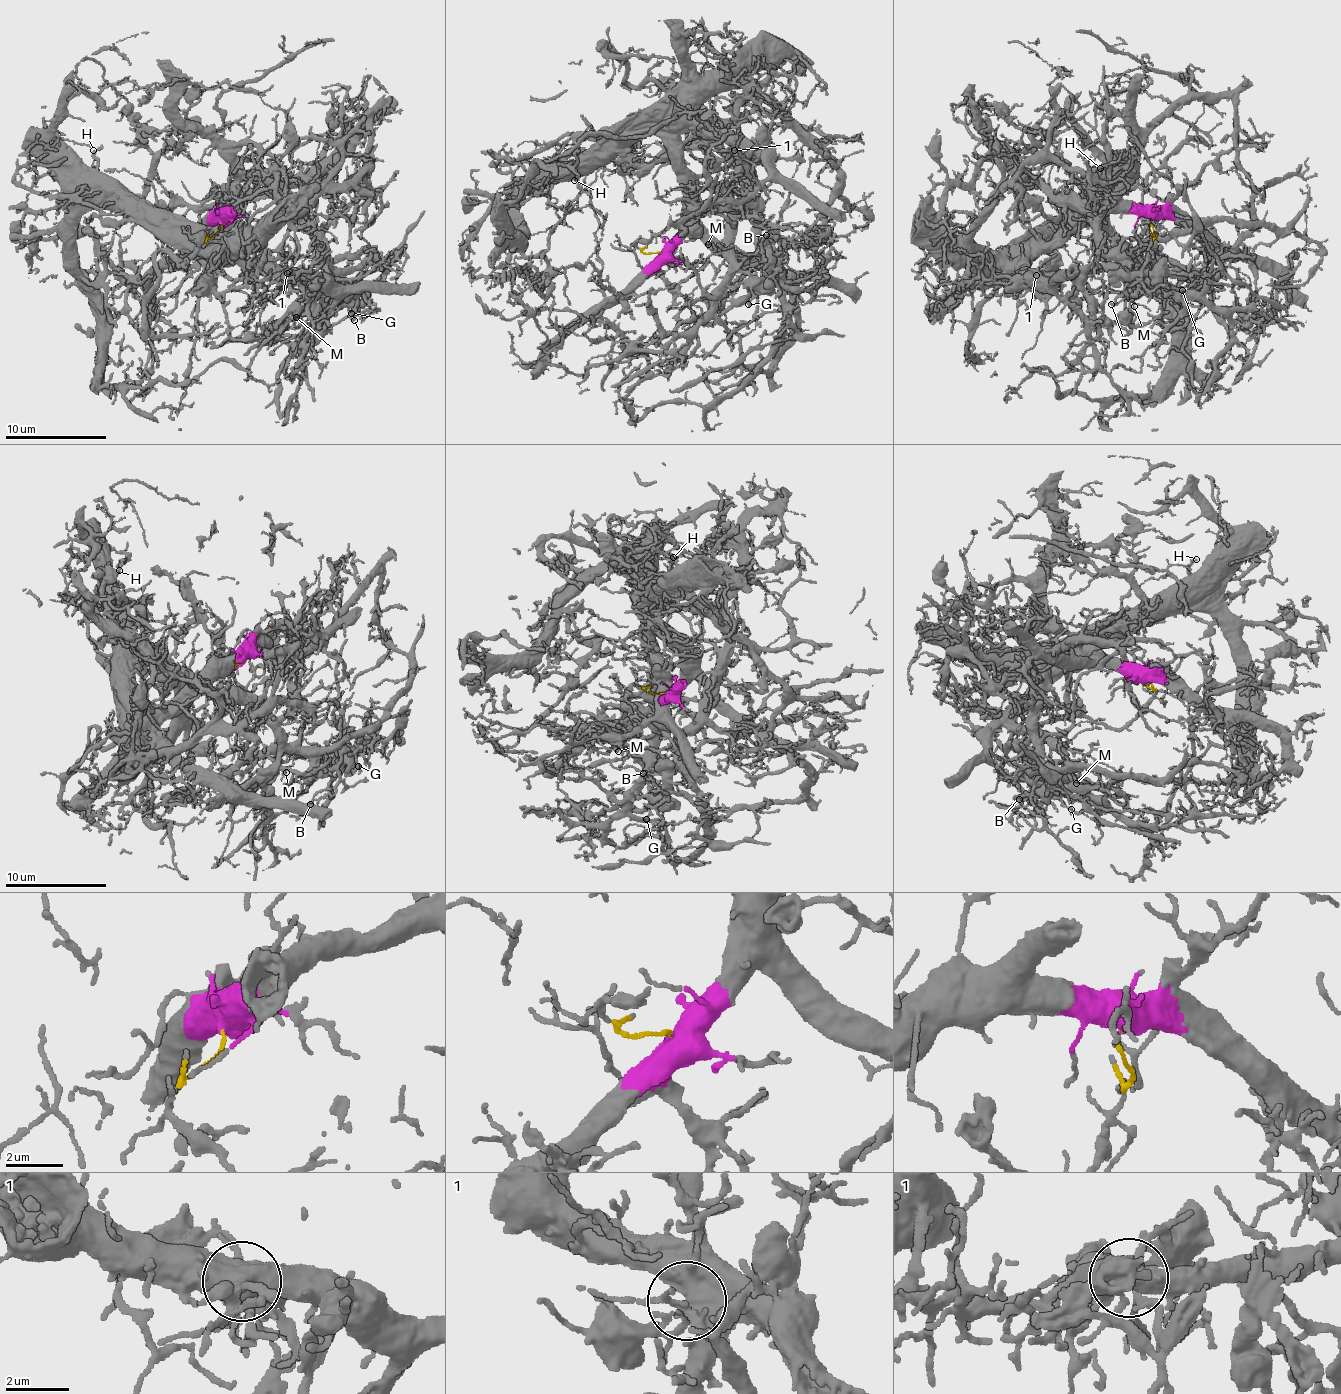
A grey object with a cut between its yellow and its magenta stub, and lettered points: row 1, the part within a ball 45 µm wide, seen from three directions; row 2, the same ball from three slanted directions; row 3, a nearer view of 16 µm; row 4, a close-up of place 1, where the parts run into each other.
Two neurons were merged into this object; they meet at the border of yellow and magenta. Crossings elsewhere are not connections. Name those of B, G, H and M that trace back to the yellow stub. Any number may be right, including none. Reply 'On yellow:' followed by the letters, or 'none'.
On yellow: B, G

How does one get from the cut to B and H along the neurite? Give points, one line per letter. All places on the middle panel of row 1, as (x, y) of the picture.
B: (660, 253), (644, 251), (635, 243), (652, 240), (711, 206), (749, 215), (768, 262), (761, 242), (766, 234)
H: (660, 253), (681, 227), (684, 177), (679, 157), (654, 134), (607, 140), (597, 146), (577, 170), (574, 181)

